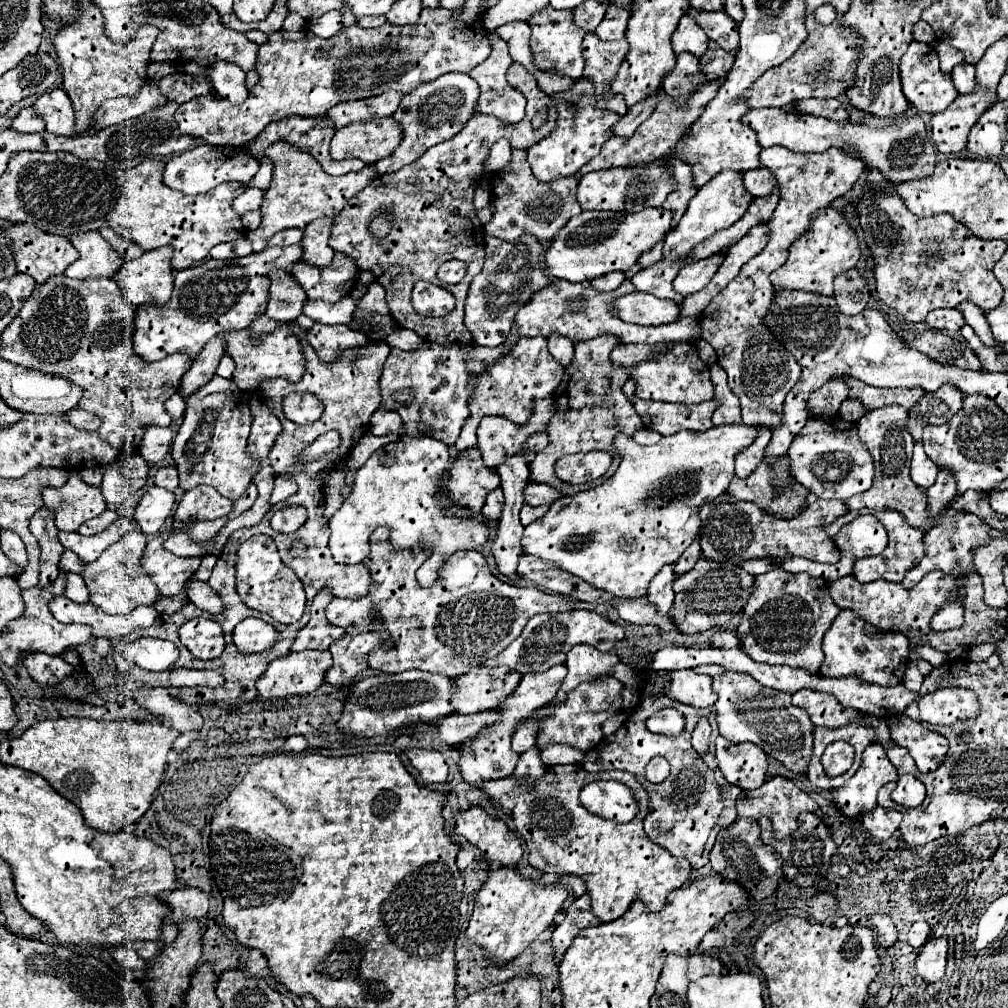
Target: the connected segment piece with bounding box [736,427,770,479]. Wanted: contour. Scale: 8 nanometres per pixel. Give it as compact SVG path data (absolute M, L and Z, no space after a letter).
M762 427L756 441L748 449L736 455L736 477L746 479L758 467L758 463L764 459L764 449L768 441L770 441L770 429Z

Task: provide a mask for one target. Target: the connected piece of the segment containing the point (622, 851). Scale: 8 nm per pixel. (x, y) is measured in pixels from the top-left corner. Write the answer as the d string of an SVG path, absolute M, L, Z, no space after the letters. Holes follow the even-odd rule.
M552 765L552 767L546 767L546 773L538 781L534 781L534 785L530 789L524 783L516 781L514 775L510 775L510 777L498 779L496 783L484 783L482 791L486 795L490 795L498 805L502 805L504 809L510 811L516 831L520 833L520 837L524 839L524 843L530 849L530 865L532 867L536 867L544 873L572 873L578 877L590 875L590 879L584 879L584 881L588 883L588 895L592 897L592 913L604 923L624 915L634 899L642 899L650 911L660 911L666 905L666 897L690 879L688 861L672 857L666 849L652 843L648 839L648 835L644 833L642 821L648 813L648 797L646 797L644 787L626 771L588 773L582 765ZM606 779L614 779L624 785L630 785L630 789L634 789L632 791L634 795L642 795L642 807L638 809L638 815L630 823L622 825L622 823L614 823L614 821L596 817L580 805L580 799L578 799L580 789L592 781L606 781Z

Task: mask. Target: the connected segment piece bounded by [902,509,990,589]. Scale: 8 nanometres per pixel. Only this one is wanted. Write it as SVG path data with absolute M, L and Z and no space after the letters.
M948 509L946 511L946 517L940 519L930 531L926 531L924 535L923 543L926 553L922 557L922 561L910 569L902 581L902 585L906 589L912 589L926 573L938 569L938 571L944 571L948 575L952 575L954 579L962 579L966 577L968 573L974 571L974 563L972 563L972 557L974 557L974 547L980 547L980 545L988 545L990 541L990 535L988 535L988 529L990 525L984 523L980 517L972 515L972 513L962 513L962 511L956 511L956 509Z

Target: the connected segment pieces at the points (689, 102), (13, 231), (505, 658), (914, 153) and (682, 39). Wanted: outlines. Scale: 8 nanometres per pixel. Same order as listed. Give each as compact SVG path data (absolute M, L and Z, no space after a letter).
M714 79L708 81L704 87L700 87L696 93L692 93L690 97L684 99L668 99L668 95L660 101L660 107L654 109L654 113L648 117L648 121L644 121L636 133L632 137L610 137L604 145L600 155L596 155L588 165L584 165L578 173L586 175L590 171L598 171L598 169L608 169L608 167L634 167L634 165L642 165L648 161L654 161L658 157L662 157L666 151L670 151L678 139L686 133L686 129L700 117L700 113L704 111L704 107L716 97L720 85L724 83L724 79Z
M14 223L14 225L6 227L6 235L10 237L10 249L16 257L18 273L26 273L26 275L34 277L38 283L44 283L52 275L62 275L64 269L78 259L78 251L70 243L70 239L46 233L32 223Z
M574 609L568 613L556 613L556 615L542 613L542 615L536 615L528 621L528 625L520 633L520 637L508 649L504 649L504 653L488 659L484 665L486 667L506 665L522 675L524 673L540 673L540 671L548 671L550 667L554 667L558 663L564 663L566 653L574 645L592 645L598 651L606 653L616 645L616 641L622 641L622 639L624 639L624 629L620 625L614 625L612 621L600 617L594 611Z
M750 109L742 117L748 127L752 127L758 135L758 143L762 147L786 147L790 151L800 153L820 153L828 147L842 149L844 145L856 149L862 153L862 161L868 167L878 169L888 181L892 183L904 183L914 179L924 179L934 173L936 167L936 149L932 141L928 139L926 125L920 117L902 117L894 121L888 127L868 127L868 125L856 125L856 123L832 123L824 117L812 117L812 115L794 115L786 109Z
M684 15L680 19L678 29L672 35L672 47L674 47L674 53L688 51L688 53L700 57L708 49L708 37L692 17Z

